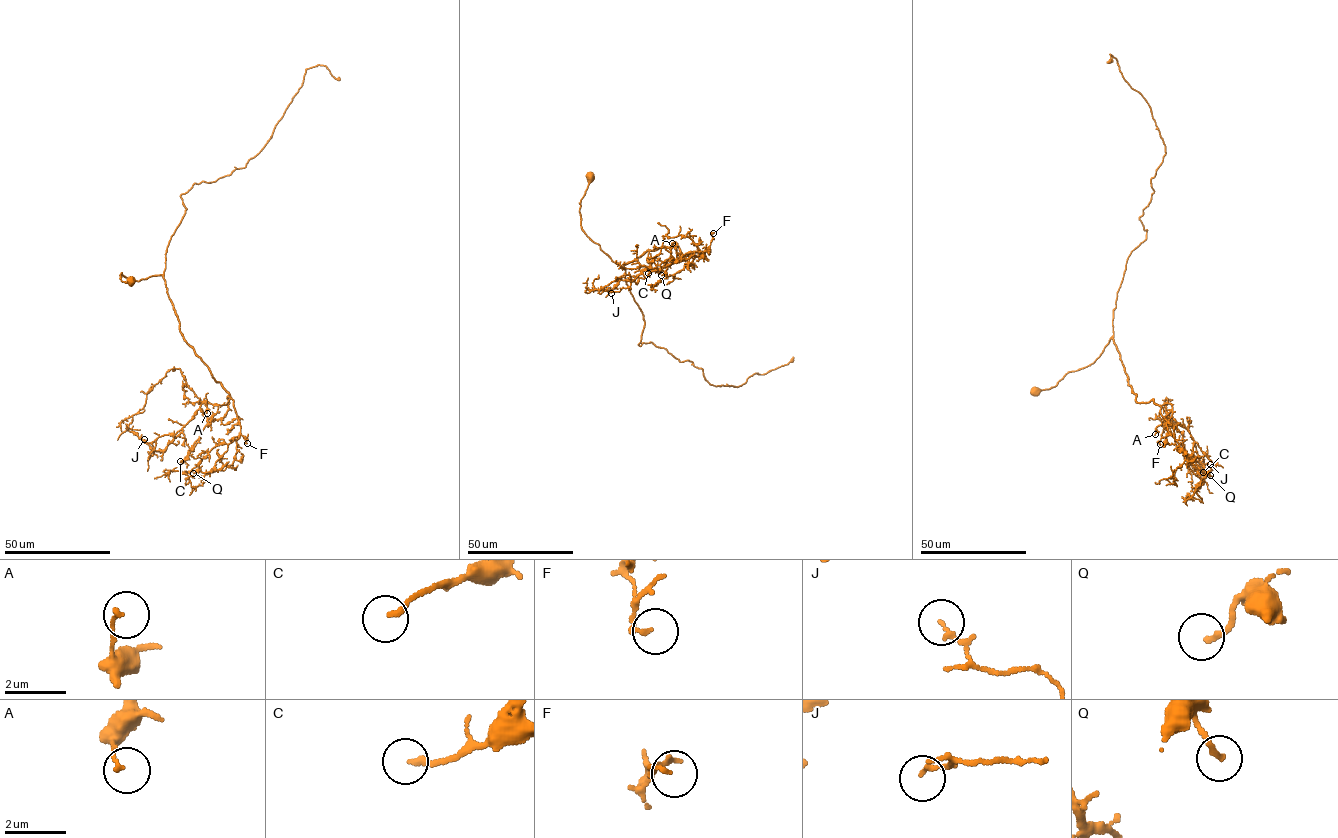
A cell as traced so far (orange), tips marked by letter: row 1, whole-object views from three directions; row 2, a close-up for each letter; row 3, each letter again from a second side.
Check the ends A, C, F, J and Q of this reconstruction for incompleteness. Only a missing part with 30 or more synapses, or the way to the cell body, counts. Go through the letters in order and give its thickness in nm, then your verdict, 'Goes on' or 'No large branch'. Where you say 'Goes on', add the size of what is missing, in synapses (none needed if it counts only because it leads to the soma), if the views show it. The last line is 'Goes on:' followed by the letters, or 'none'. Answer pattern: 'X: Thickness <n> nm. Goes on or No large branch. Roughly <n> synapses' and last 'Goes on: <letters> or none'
A: Thickness 130 nm. No large branch
C: Thickness 190 nm. Goes on. Roughly 35 synapses
F: Thickness 140 nm. No large branch
J: Thickness 140 nm. No large branch
Q: Thickness 180 nm. No large branch
Goes on: C

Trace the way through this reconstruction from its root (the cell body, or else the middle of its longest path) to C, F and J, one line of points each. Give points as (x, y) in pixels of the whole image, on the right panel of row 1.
C: (1034, 390), (1093, 363), (1113, 336), (1136, 401), (1171, 404), (1203, 472)
F: (1034, 390), (1093, 363), (1112, 336), (1136, 401), (1152, 399), (1161, 407), (1169, 434), (1160, 444)
J: (1034, 390), (1093, 363), (1112, 336), (1136, 401), (1171, 404), (1164, 418), (1187, 454), (1210, 464)

